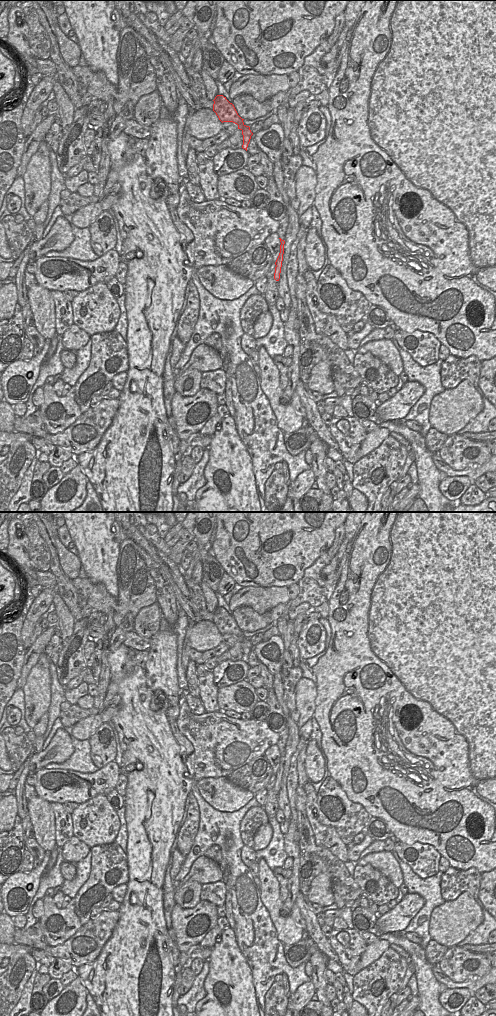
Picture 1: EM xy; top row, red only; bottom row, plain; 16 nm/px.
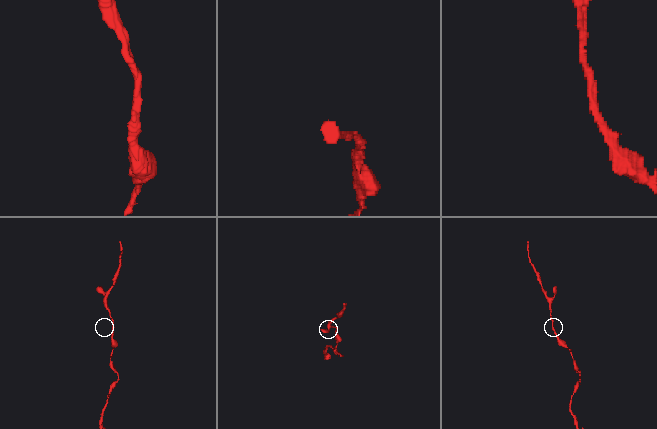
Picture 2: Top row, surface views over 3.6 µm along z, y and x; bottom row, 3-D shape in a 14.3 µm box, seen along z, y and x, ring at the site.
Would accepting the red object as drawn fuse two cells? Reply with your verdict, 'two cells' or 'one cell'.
one cell

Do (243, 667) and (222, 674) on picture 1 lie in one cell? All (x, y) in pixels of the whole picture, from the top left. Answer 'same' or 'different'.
same

